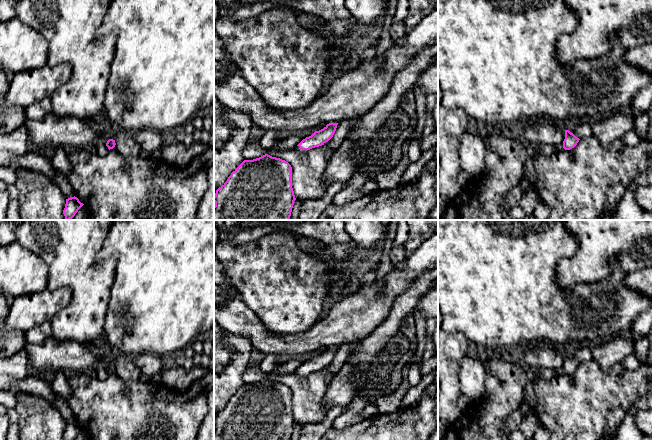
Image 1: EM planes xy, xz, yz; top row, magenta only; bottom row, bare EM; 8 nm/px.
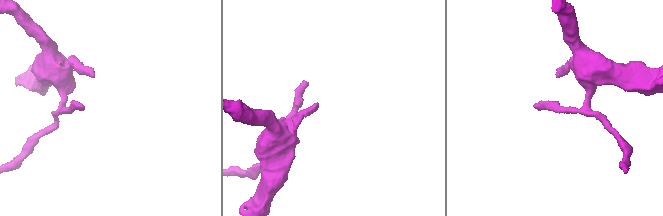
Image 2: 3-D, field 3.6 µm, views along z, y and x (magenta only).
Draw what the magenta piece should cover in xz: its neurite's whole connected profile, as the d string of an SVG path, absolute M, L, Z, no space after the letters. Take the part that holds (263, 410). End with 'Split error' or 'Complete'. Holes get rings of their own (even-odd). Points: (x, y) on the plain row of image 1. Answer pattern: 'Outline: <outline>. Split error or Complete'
Outline: M265 378L244 384L216 414L214 440L291 440L295 424L291 389Z. Complete

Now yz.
Outline: M565 354L565 363L563 365L563 372L565 374L570 374L574 372L579 366L579 362L577 362L573 357L569 354Z. Complete

